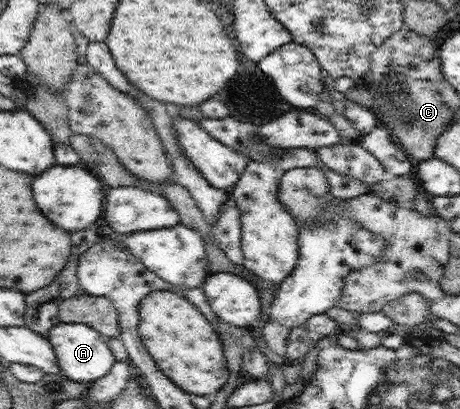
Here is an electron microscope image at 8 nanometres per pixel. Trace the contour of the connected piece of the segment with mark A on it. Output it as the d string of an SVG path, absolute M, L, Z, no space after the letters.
M60 322L51 328L47 337L53 346L60 374L69 380L78 383L94 382L103 378L116 364L109 346L107 346L107 339L88 324Z

